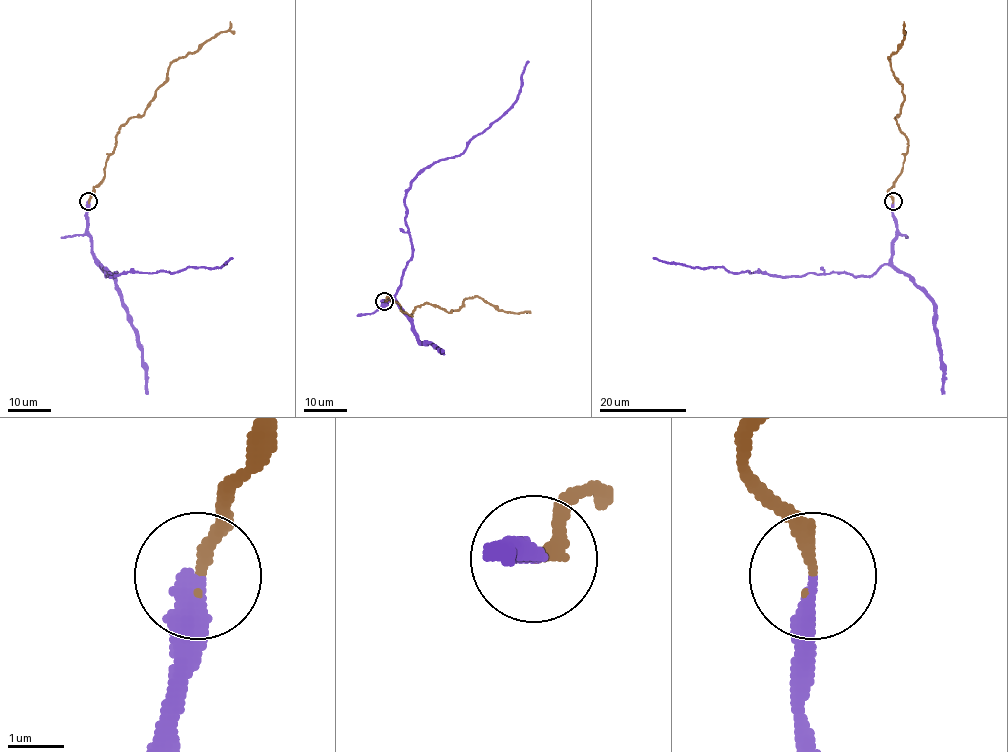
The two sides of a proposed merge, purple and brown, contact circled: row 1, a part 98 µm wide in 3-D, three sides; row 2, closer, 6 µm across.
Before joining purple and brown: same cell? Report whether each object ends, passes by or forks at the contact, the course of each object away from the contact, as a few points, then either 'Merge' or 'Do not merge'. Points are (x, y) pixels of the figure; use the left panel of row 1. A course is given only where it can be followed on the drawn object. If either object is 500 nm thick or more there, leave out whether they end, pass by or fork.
At the ring purple ends. At the ring brown ends. Course of purple: (89, 202), (87, 234), (92, 256), (107, 276), (218, 268), (233, 258). Course of brown: (89, 202), (104, 177), (120, 127), (144, 113), (173, 61), (226, 32), (230, 22). Do not merge

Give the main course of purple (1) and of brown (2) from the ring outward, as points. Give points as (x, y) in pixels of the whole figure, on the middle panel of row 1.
1: (385, 301), (412, 256), (404, 203), (410, 183), (426, 167), (459, 156), (514, 104), (529, 61)
2: (385, 301), (389, 296), (412, 316), (426, 303), (457, 310), (465, 298), (479, 296), (500, 310), (526, 311)

